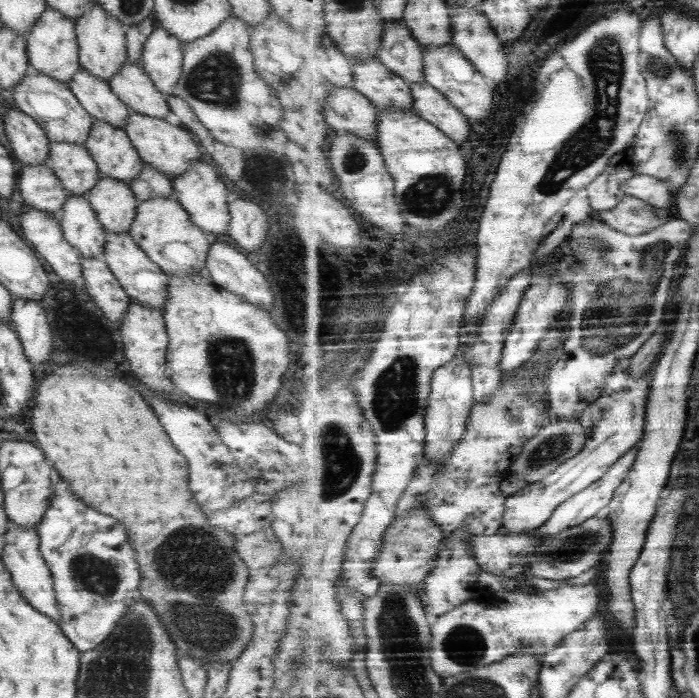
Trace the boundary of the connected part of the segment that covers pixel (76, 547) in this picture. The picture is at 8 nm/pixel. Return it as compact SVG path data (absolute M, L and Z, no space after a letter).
M55 475L53 493L42 520L37 526L39 551L52 575L53 590L60 612L58 627L63 630L69 642L80 654L97 648L116 629L118 621L126 610L134 604L140 586L140 565L136 560L136 551L129 543L124 526L110 516L102 516L82 502L70 489L67 480Z

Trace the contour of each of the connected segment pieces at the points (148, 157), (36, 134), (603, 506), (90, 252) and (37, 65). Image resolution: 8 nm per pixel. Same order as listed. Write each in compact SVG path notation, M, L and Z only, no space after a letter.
M129 110L123 130L140 155L140 160L143 160L143 163L148 163L150 167L154 167L166 177L169 174L174 175L174 177L182 175L182 172L190 169L192 164L196 164L201 159L200 151L191 133L182 126L172 126L166 120Z
M18 108L4 116L4 130L12 145L12 156L22 165L44 165L49 157L49 143L44 129Z
M640 445L634 447L607 472L606 476L602 477L597 483L594 483L590 488L587 488L580 492L580 494L577 494L574 498L571 498L568 502L562 504L544 527L538 527L535 530L535 534L539 534L539 536L556 536L557 534L564 532L567 528L580 526L589 518L594 518L601 513L605 513L607 511L607 506L612 502L616 491L624 484L632 467L637 463L640 452L639 448Z
M68 195L59 223L66 241L81 257L103 259L106 232L84 195Z
M47 7L42 16L39 16L38 22L31 28L26 41L31 69L35 69L35 72L41 72L65 84L65 86L69 86L73 76L81 70L75 20L64 16L53 8Z

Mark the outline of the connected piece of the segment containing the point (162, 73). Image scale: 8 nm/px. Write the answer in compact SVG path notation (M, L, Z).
M156 25L146 39L141 65L153 80L154 86L163 94L175 94L181 75L183 43L164 27Z

